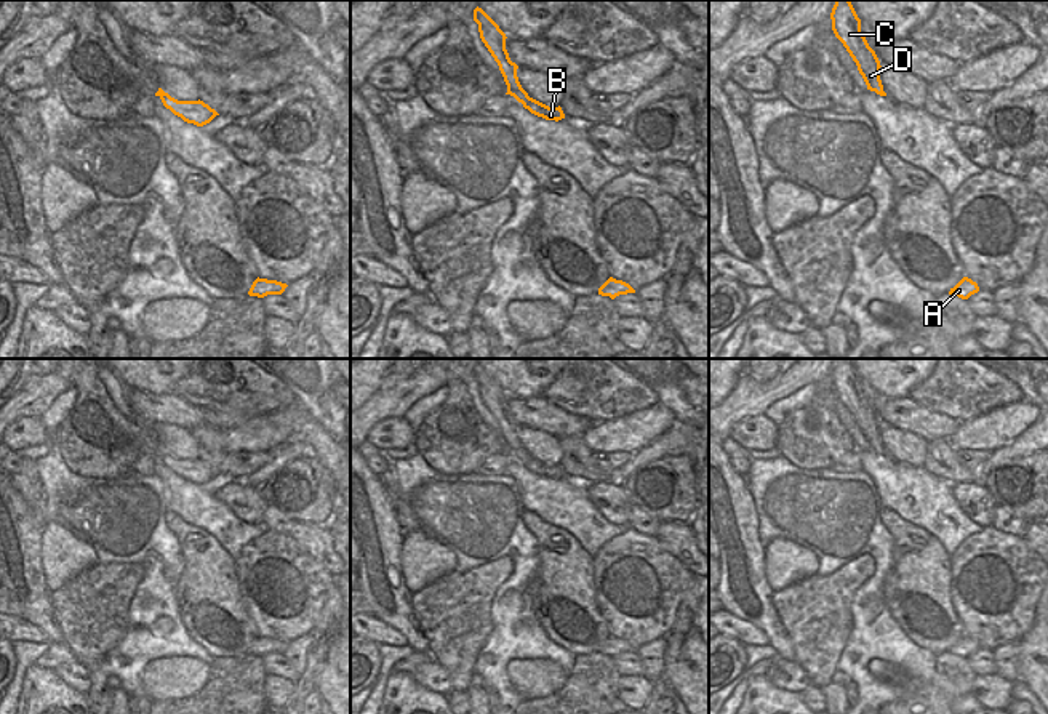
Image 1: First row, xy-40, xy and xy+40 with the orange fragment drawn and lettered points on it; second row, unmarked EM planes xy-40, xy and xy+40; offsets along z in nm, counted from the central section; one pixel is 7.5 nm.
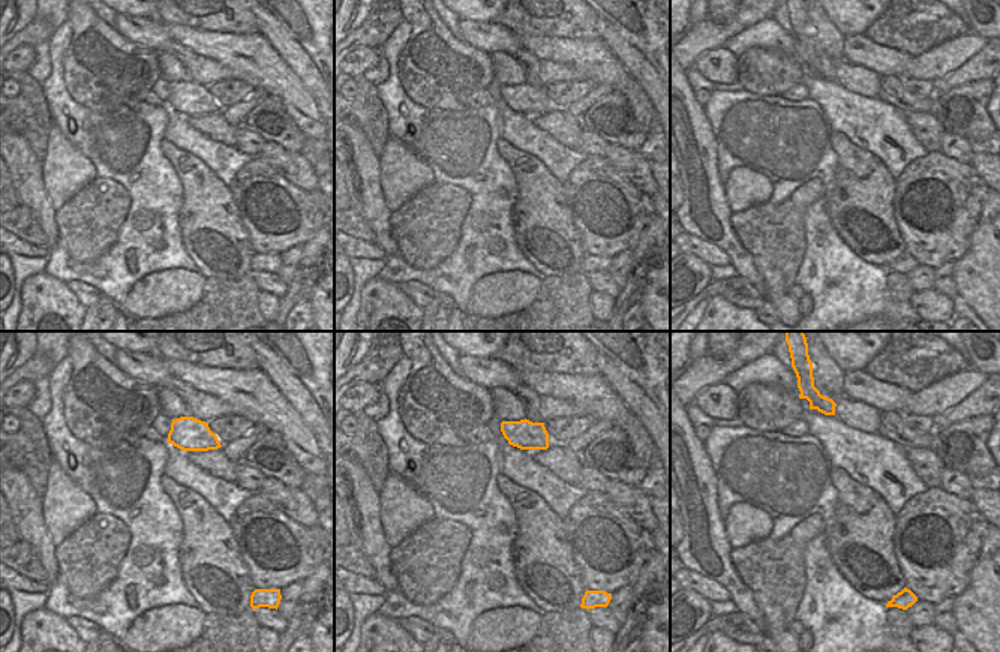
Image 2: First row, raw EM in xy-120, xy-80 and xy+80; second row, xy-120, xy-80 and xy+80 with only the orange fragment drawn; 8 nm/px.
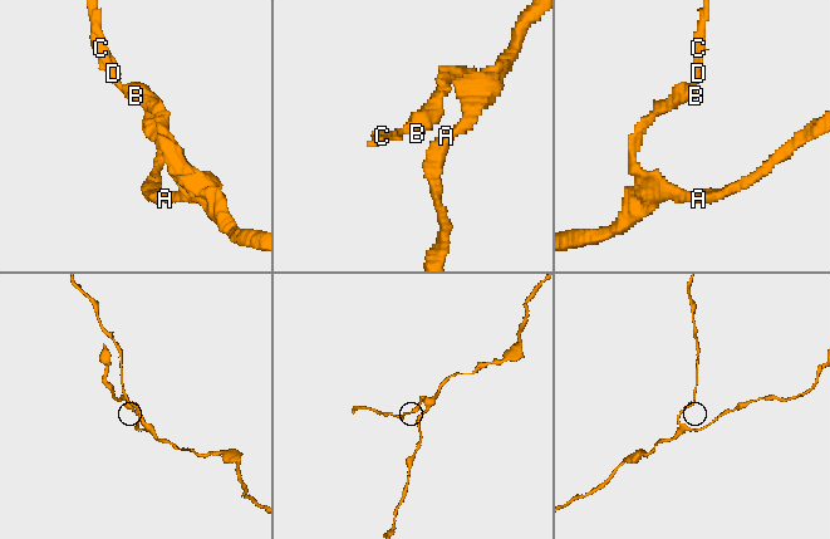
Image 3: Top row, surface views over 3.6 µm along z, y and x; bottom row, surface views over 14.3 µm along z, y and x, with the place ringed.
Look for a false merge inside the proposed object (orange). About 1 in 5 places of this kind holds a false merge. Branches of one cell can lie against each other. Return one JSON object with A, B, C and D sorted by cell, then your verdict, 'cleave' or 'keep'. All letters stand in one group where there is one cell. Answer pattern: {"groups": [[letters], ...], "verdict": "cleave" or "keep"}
{"groups": [["A", "B", "C", "D"]], "verdict": "keep"}

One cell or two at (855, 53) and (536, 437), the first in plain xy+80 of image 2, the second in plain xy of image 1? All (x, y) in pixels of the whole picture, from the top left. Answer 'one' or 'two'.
two

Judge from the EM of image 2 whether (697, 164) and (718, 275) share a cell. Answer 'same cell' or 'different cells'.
different cells

